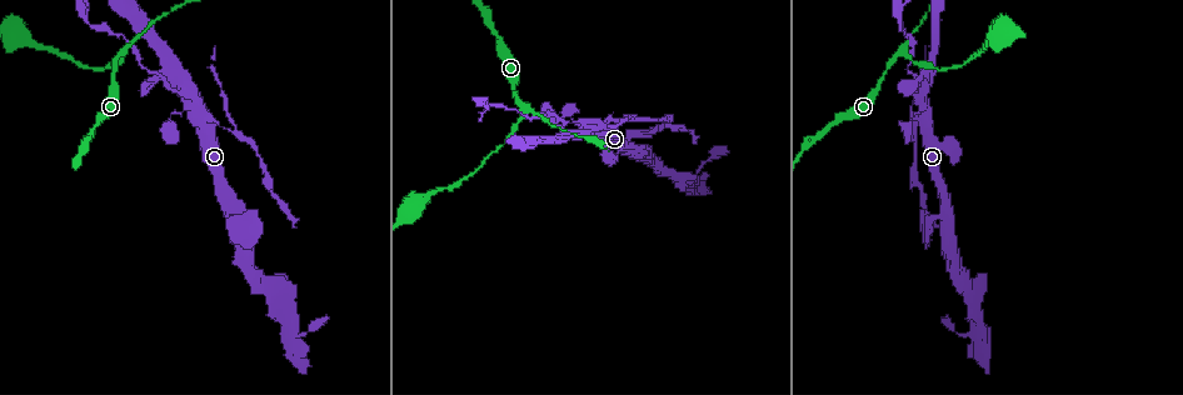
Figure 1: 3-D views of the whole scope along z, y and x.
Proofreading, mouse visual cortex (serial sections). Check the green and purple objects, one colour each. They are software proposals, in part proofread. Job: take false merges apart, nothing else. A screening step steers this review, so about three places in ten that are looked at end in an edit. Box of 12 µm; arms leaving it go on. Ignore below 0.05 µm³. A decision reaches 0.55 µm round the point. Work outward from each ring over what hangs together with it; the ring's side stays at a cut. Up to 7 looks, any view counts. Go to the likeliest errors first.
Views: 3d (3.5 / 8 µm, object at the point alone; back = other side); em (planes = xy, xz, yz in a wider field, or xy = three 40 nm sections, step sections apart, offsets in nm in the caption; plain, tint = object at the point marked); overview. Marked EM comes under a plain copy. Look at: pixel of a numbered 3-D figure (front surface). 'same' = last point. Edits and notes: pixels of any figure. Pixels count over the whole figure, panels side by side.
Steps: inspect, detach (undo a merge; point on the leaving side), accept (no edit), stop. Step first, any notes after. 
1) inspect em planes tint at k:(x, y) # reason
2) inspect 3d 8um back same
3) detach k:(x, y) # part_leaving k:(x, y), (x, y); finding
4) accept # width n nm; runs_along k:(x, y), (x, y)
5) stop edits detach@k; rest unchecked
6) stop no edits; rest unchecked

inspect 3d 3.5um at 1:(923, 122)

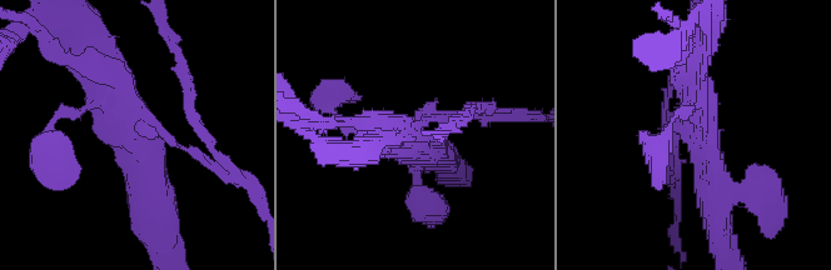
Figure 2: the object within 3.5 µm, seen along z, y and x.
inspect em planes tint at 2:(130, 135) # need the tissue

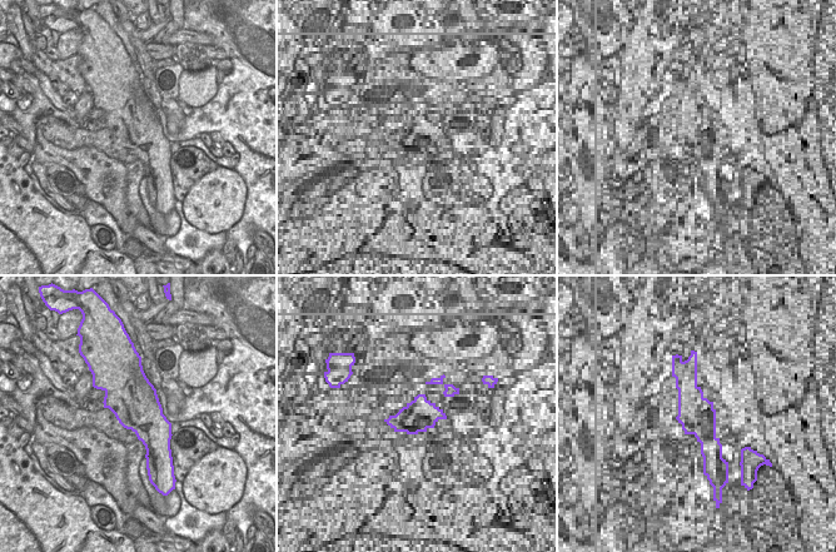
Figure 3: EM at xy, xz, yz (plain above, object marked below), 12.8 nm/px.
detach 2:(476, 113) # width 600 nm; part_leaving 2:(439, 119), (536, 115); a second cell is stuck on

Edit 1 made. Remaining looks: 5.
inspect overview

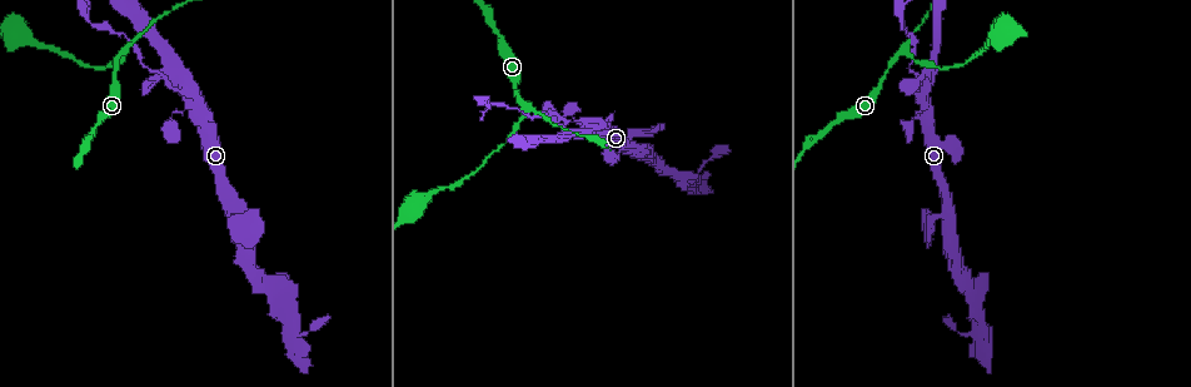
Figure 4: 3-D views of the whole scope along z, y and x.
inspect 3d 8um back at 4:(154, 73) # sharp bend

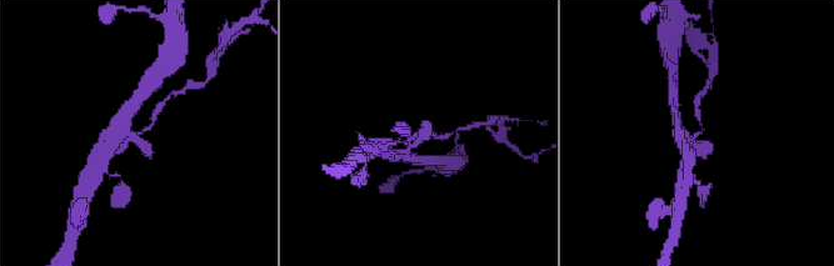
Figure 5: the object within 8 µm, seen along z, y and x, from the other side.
inspect 3d 3.5um back at 5:(698, 135) # closer look

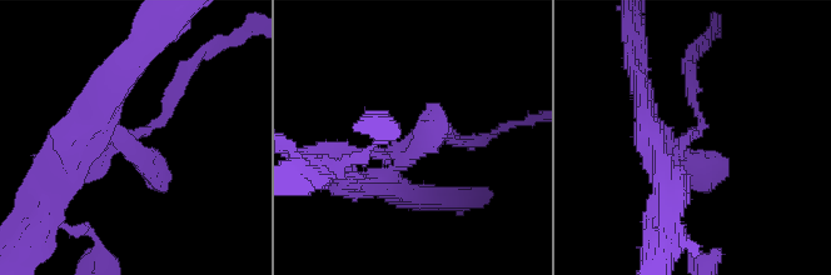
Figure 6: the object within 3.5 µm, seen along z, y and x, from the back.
inspect em xy step 5 tint at 6:(693, 134)

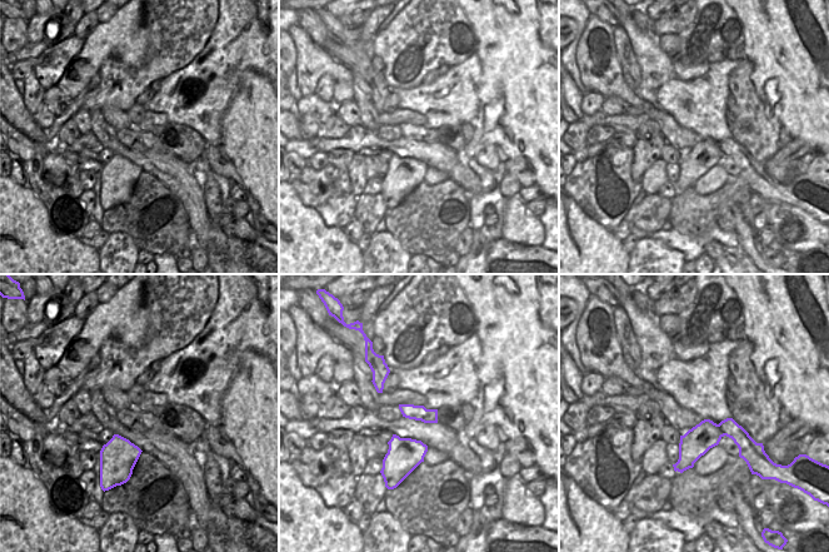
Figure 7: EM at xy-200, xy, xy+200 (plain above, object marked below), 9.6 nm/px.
detach 6:(172, 88) # a second cell is stuck on

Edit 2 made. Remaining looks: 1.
stop edits detach@2, detach@6; rest unchecked

